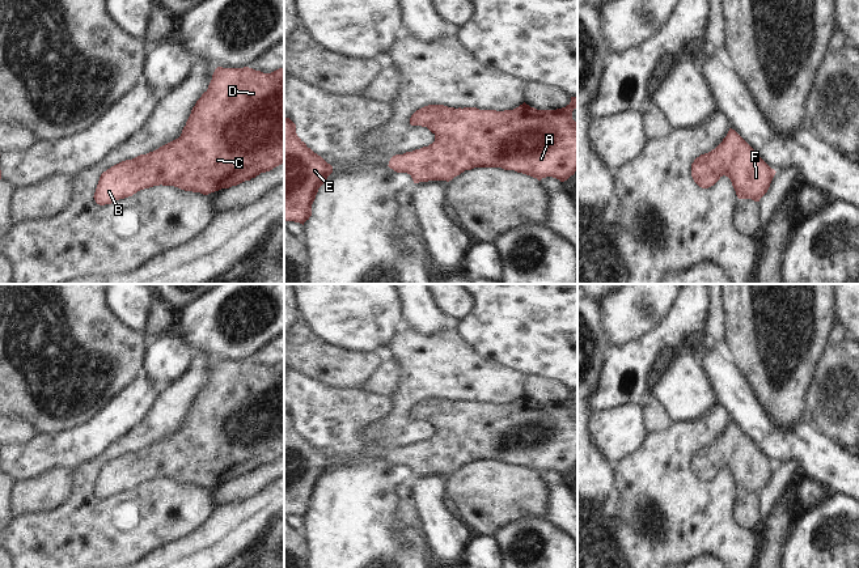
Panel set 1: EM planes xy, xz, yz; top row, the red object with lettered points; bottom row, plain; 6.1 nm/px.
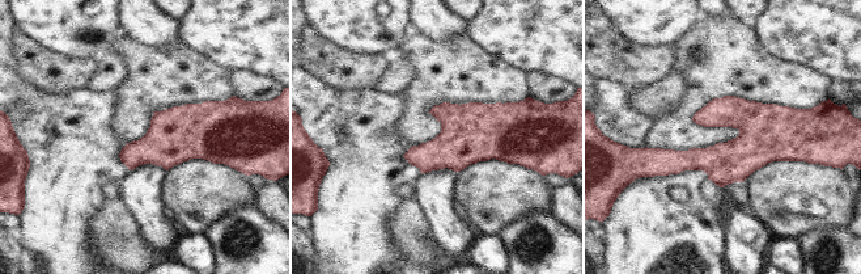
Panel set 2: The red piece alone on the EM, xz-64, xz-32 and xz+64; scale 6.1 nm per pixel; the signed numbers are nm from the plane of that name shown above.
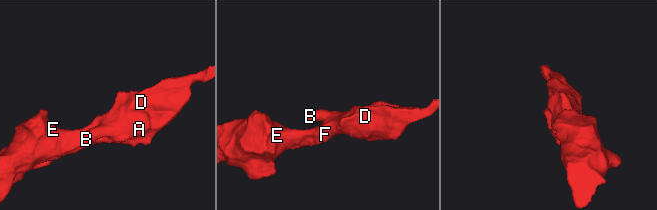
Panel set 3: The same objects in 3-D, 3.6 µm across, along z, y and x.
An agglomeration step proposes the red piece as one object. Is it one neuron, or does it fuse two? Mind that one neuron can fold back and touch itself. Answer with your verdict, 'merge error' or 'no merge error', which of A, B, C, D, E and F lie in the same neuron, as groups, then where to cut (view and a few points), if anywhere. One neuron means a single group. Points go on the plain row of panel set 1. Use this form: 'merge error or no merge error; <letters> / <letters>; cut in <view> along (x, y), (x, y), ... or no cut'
no merge error; A B C D E F; no cut

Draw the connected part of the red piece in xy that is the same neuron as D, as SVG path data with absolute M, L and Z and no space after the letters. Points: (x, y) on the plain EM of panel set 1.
M217 360L208 382L192 400L181 429L153 445L122 454L103 465L93 491L97 497L105 499L160 478L208 488L250 474L282 457L284 457L284 360L271 366L249 360Z

